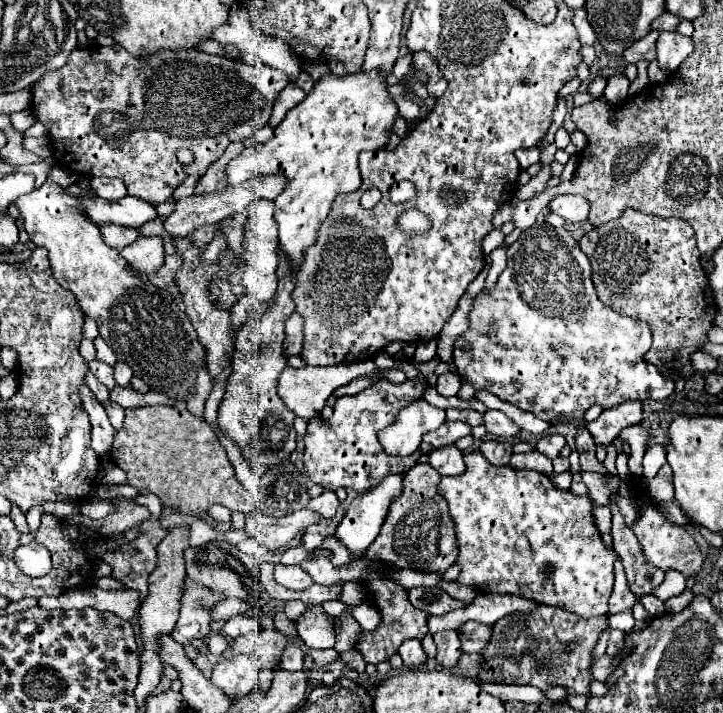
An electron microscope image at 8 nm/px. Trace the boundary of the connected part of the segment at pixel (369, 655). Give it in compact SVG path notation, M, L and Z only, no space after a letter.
M380 562L380 566L376 568L370 568L366 572L366 578L364 578L364 588L368 590L368 594L372 596L372 602L376 606L376 610L380 612L380 624L376 626L376 630L368 632L368 630L362 630L362 638L356 642L356 648L360 650L362 658L366 664L380 664L380 662L386 662L390 660L400 644L408 638L416 638L416 640L422 640L426 634L428 634L428 612L420 612L418 608L414 608L408 600L408 590L402 588L398 582L394 582L390 578L390 572L398 572L400 568L396 568L394 564L386 564L386 562Z

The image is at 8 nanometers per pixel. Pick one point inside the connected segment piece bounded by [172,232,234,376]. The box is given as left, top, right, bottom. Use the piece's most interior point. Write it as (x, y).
(213, 326)

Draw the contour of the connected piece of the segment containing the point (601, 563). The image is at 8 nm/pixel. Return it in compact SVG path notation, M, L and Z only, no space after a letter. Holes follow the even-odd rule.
M480 452L466 454L466 472L462 476L442 478L440 492L448 500L460 544L456 562L462 566L462 572L458 582L472 584L480 588L480 592L516 594L538 604L562 608L580 618L608 614L608 598L614 588L614 562L618 560L618 554L602 542L588 498L556 490L550 478L540 472L494 466ZM548 564L554 572L544 576Z

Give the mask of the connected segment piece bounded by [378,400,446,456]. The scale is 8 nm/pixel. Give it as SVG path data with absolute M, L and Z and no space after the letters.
M416 400L416 404L410 404L398 412L396 420L378 434L378 440L387 454L410 456L418 450L422 436L440 428L444 422L444 410L428 404L426 400Z

